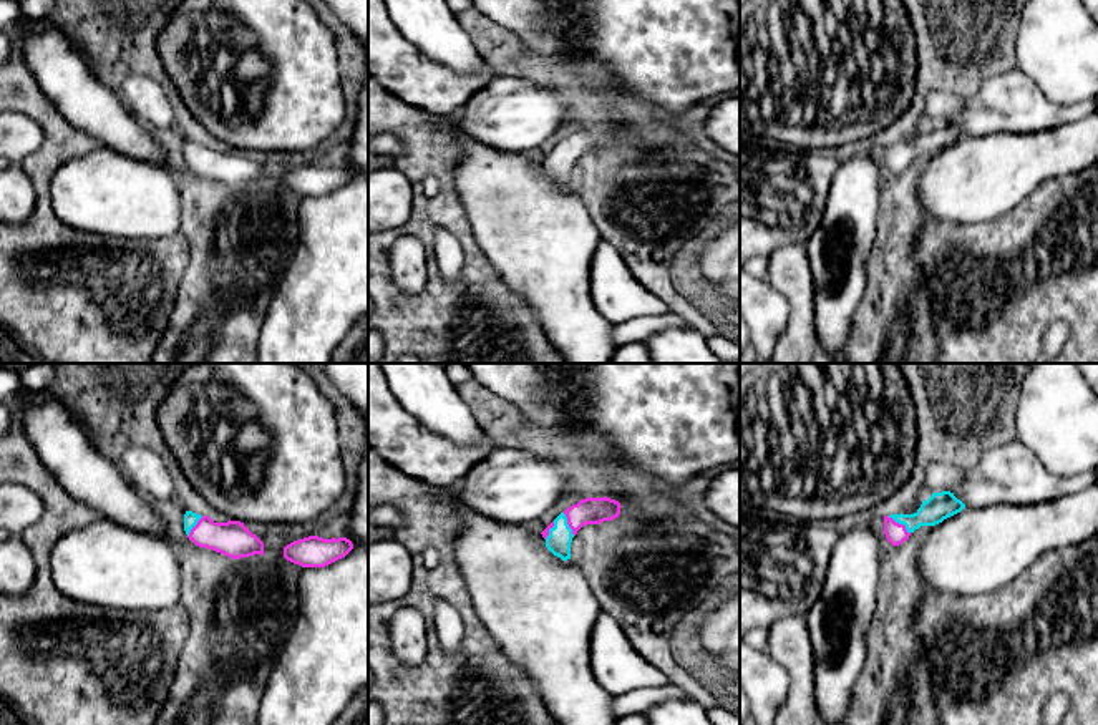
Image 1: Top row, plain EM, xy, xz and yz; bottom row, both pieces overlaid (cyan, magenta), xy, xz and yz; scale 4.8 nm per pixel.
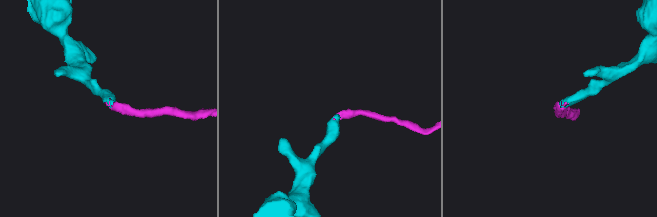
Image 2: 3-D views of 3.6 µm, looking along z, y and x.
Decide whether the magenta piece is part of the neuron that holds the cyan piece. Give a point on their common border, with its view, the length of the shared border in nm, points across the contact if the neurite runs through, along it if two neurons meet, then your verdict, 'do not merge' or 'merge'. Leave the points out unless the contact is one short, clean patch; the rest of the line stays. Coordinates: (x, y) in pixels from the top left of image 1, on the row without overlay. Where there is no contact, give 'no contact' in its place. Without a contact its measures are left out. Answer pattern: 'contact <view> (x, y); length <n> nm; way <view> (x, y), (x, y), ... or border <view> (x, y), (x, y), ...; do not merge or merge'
contact yz (899, 151); length 140 nm; way yz (939, 135), (914, 150), (899, 151), (896, 161); merge

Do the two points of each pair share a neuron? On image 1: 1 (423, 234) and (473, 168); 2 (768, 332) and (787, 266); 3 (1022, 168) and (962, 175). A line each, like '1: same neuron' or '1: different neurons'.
1: different neurons
2: different neurons
3: same neuron

